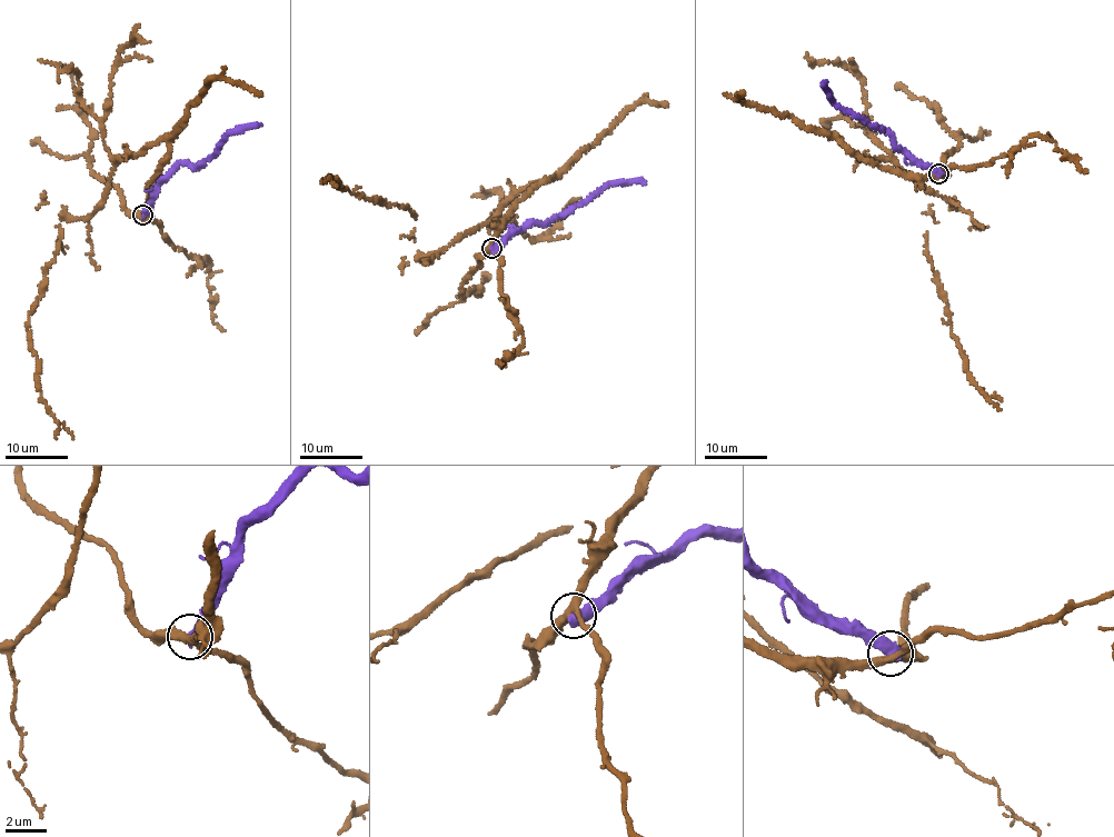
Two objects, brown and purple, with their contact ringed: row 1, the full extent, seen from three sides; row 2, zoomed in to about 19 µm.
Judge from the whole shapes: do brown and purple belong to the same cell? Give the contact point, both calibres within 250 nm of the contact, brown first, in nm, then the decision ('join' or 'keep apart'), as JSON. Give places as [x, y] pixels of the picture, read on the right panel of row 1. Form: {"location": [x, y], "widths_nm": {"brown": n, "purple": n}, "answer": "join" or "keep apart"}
{"location": [938, 173], "widths_nm": {"brown": 340, "purple": 600}, "answer": "keep apart"}

